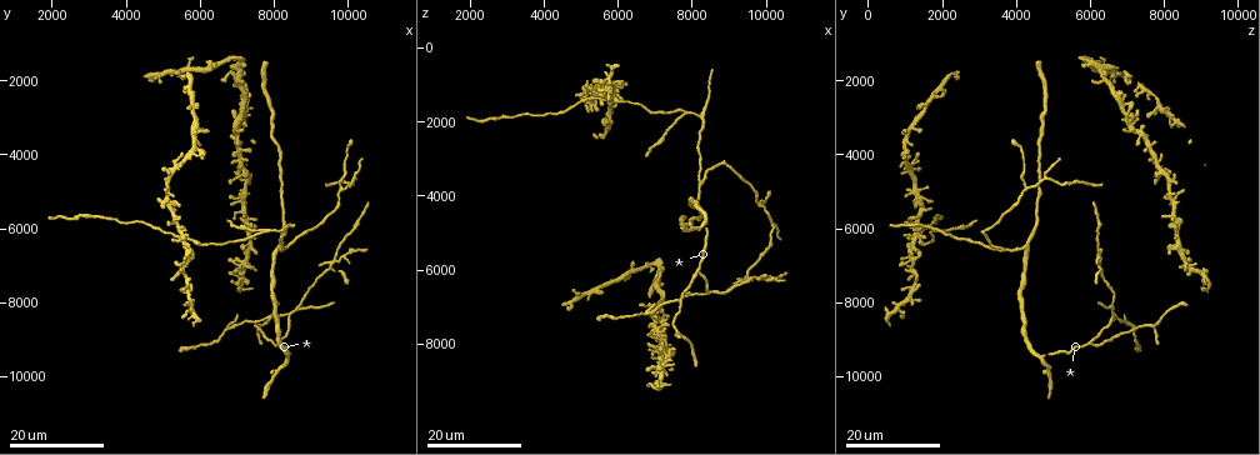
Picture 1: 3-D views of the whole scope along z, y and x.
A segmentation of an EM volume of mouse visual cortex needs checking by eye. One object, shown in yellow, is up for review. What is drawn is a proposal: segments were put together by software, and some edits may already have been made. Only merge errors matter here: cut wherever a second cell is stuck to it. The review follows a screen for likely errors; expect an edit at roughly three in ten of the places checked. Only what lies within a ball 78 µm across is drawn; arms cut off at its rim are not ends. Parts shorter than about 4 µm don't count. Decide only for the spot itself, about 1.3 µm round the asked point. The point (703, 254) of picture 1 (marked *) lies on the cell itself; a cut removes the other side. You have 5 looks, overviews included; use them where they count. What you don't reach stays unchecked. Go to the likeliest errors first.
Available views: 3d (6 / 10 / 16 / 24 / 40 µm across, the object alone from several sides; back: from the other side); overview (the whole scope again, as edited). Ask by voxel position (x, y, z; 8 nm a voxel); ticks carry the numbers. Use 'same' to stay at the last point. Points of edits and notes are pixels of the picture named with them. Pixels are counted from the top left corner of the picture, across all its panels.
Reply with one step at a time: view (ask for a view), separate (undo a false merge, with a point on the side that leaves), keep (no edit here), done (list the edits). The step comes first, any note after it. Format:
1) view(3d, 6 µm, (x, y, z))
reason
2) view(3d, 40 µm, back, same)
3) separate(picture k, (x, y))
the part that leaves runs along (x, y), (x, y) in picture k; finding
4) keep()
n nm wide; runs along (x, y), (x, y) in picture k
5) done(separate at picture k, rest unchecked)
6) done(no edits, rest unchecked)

view(3d, 16 µm, (8500, 8300, 6600))
side arm on a straight run

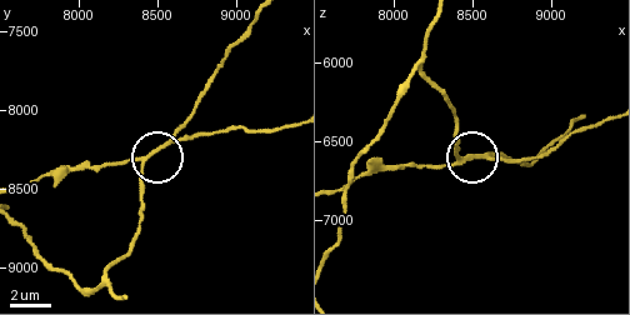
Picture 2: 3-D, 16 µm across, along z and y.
view(3d, 6 µm, (8420, 8320, 6640))
zoom in

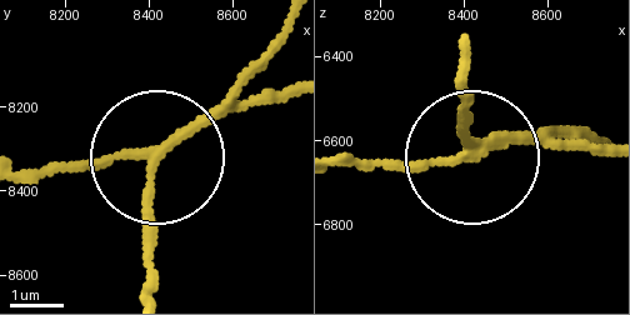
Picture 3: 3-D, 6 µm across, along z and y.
separate(picture 3, (116, 156))
the part that leaves runs along (189, 126), (140, 153), (33, 166) in picture 3; two cells meet here

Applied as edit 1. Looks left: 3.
view(overview)

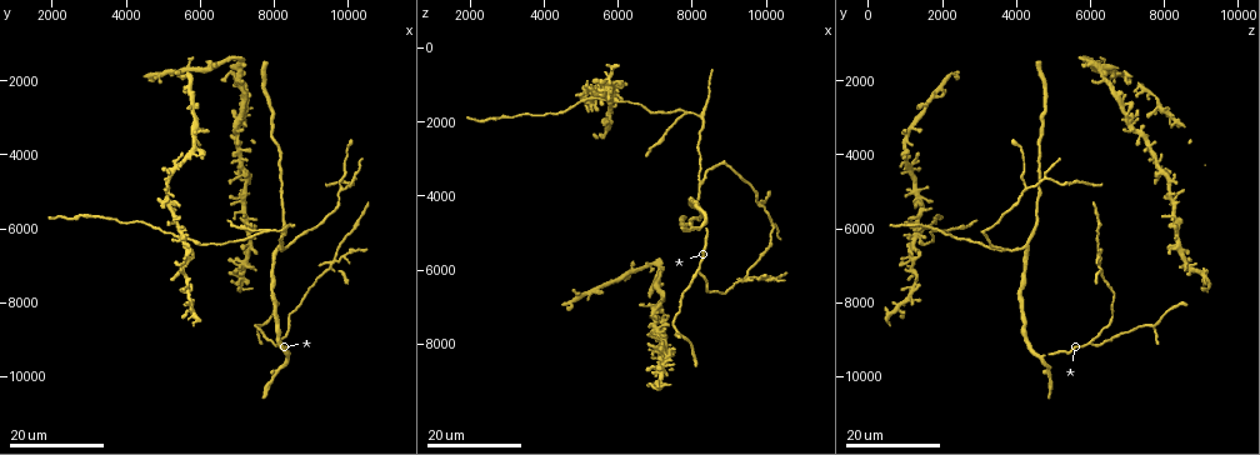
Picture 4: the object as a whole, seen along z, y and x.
view(3d, 16 µm, (9600, 6800, 6200))
arms part here

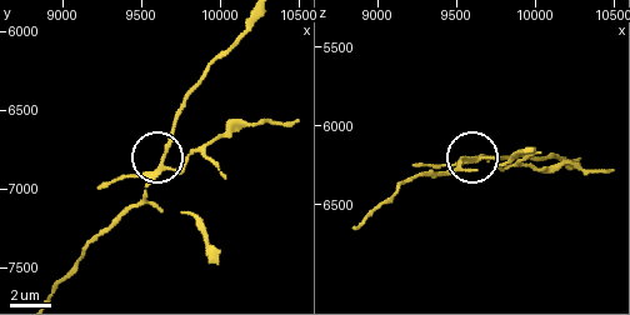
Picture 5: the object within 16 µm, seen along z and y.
view(3d, 6 µm, same)
zoom in

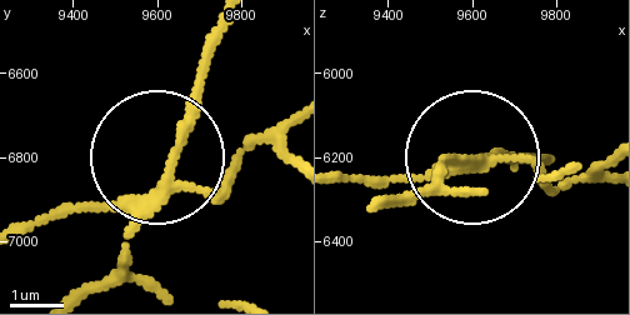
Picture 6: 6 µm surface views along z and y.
separate(picture 6, (91, 210))
side arm 8 µm; the part that leaves runs along (173, 186), (209, 186), (290, 133) in picture 6; two cells meet here

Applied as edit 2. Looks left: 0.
done(separate at picture 3, separate at picture 6, rest unchecked)

